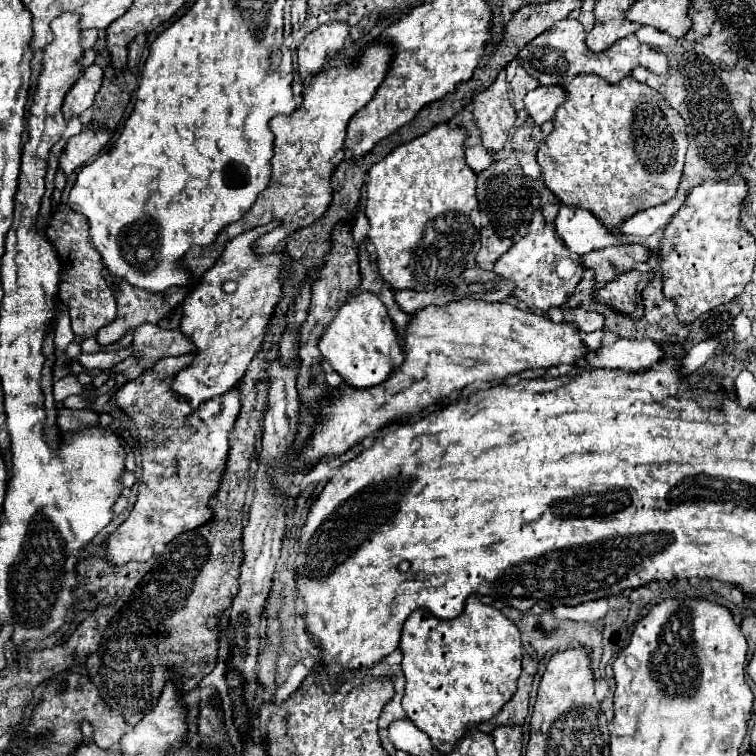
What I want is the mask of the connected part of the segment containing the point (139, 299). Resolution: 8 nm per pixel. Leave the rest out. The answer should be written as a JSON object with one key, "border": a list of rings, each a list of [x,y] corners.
{"border":[[[119,281],[119,285],[117,285],[117,317],[113,323],[109,323],[109,327],[101,327],[101,331],[97,331],[99,345],[111,345],[111,343],[119,341],[121,337],[125,337],[127,331],[135,331],[143,323],[157,325],[163,317],[167,317],[185,299],[187,293],[189,293],[187,287],[171,287],[169,291],[159,295],[159,293],[149,293],[145,289],[139,289],[129,283]]]}

